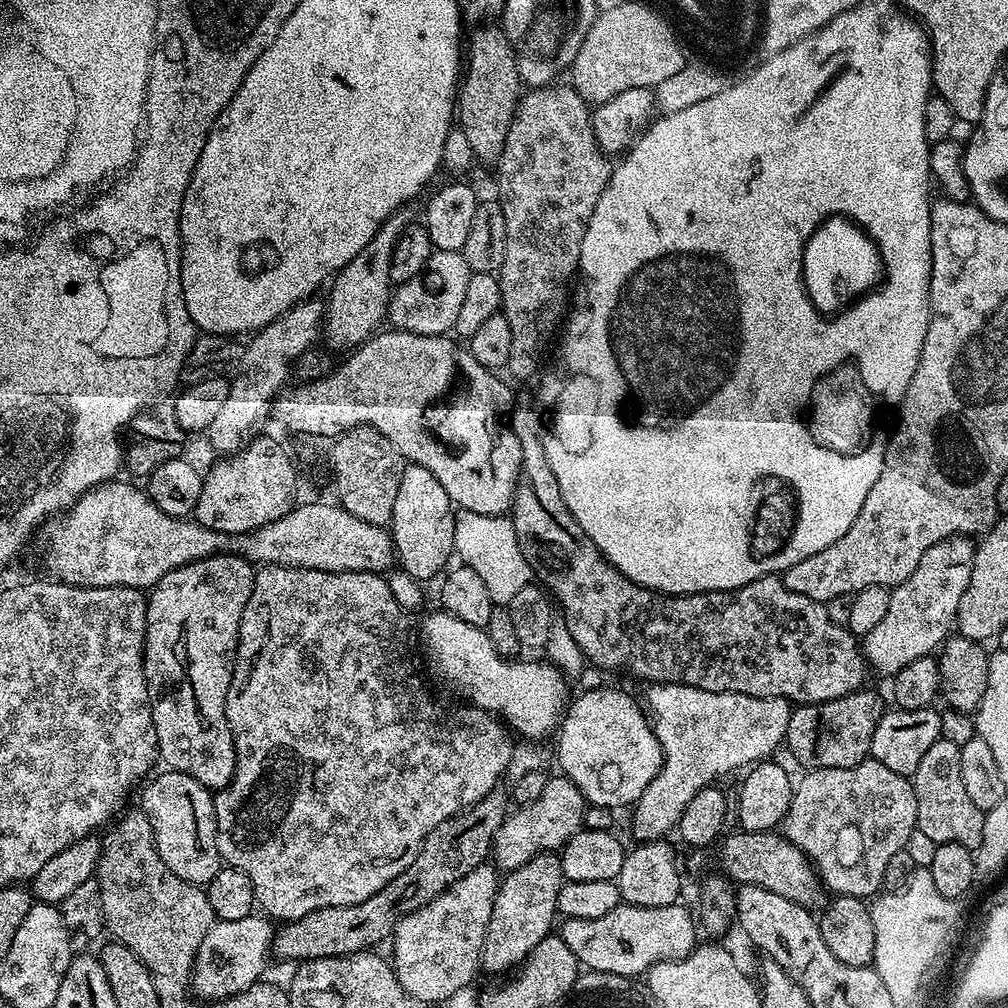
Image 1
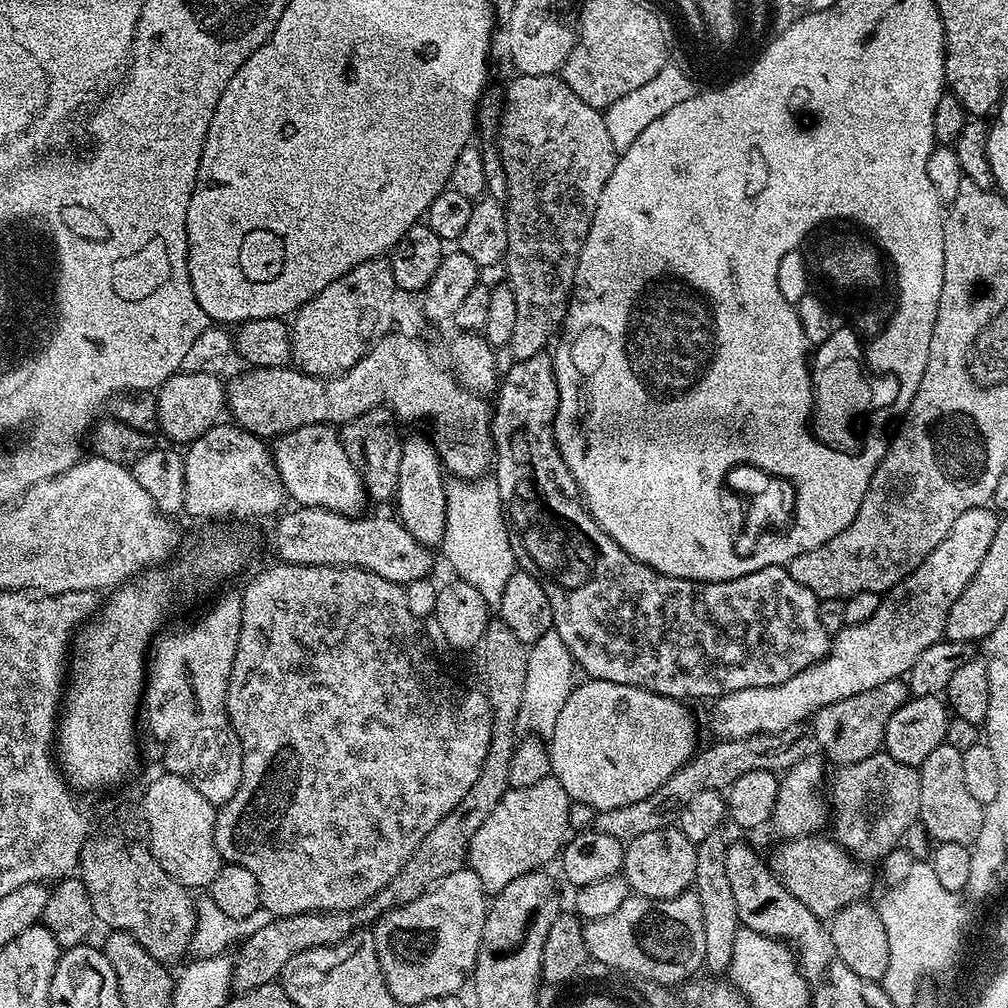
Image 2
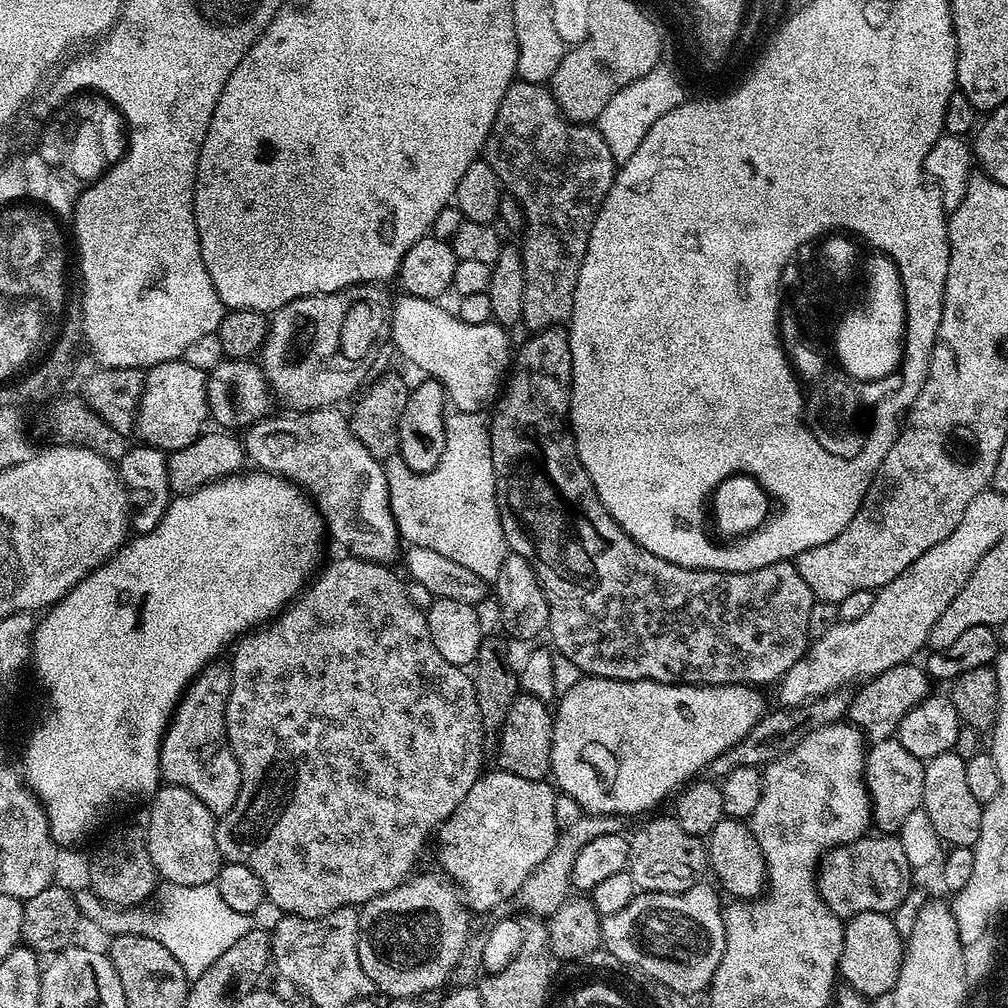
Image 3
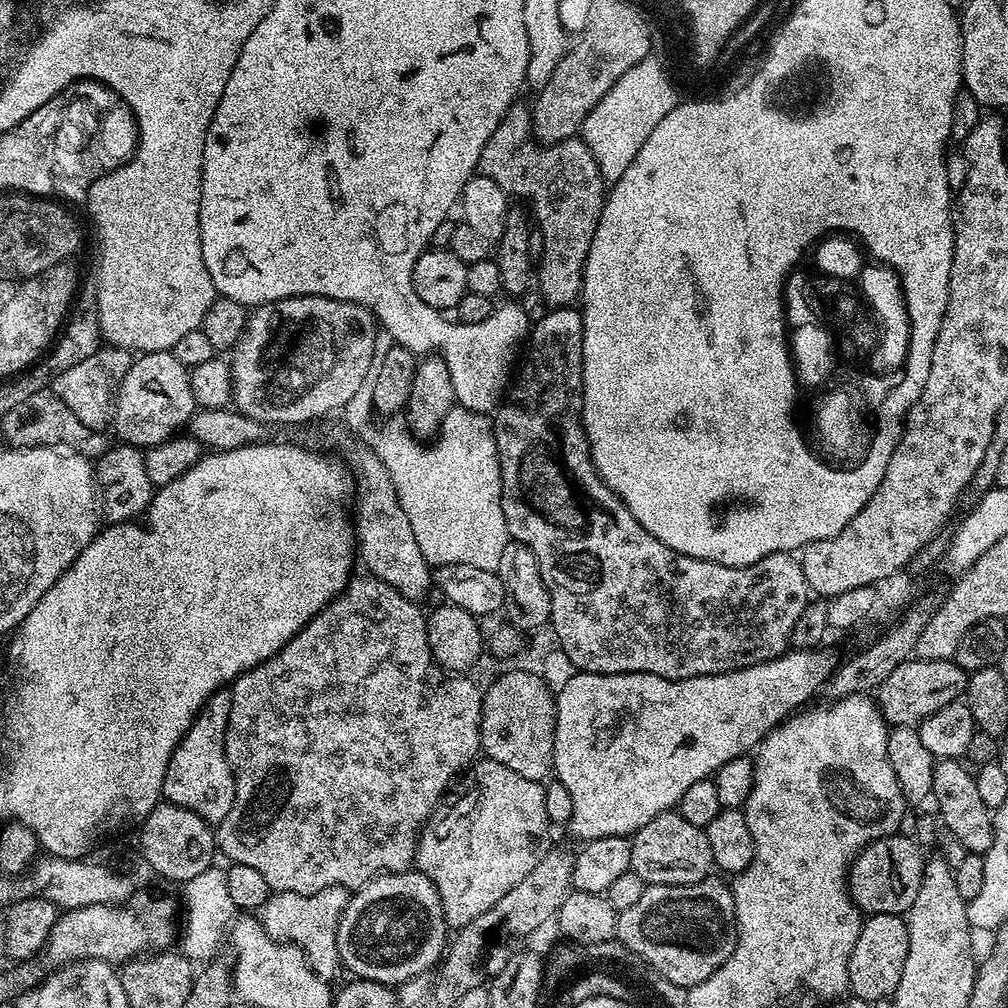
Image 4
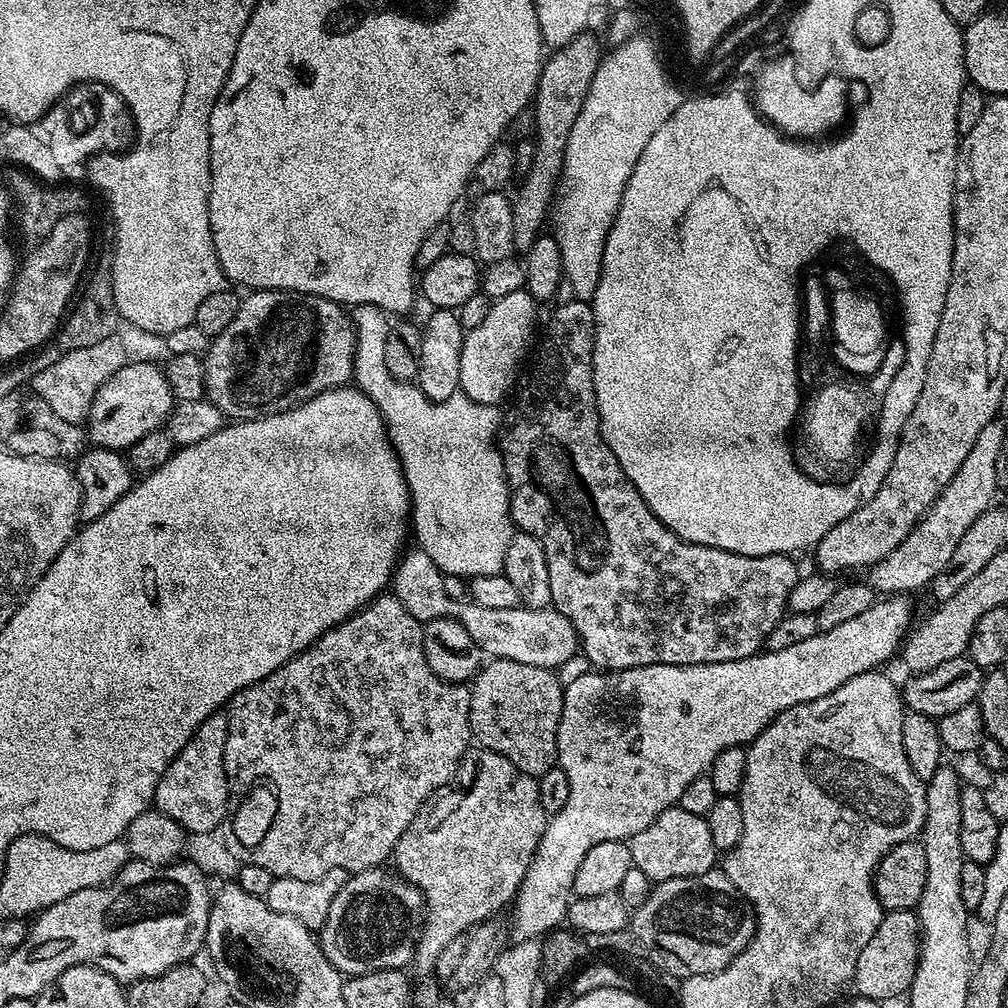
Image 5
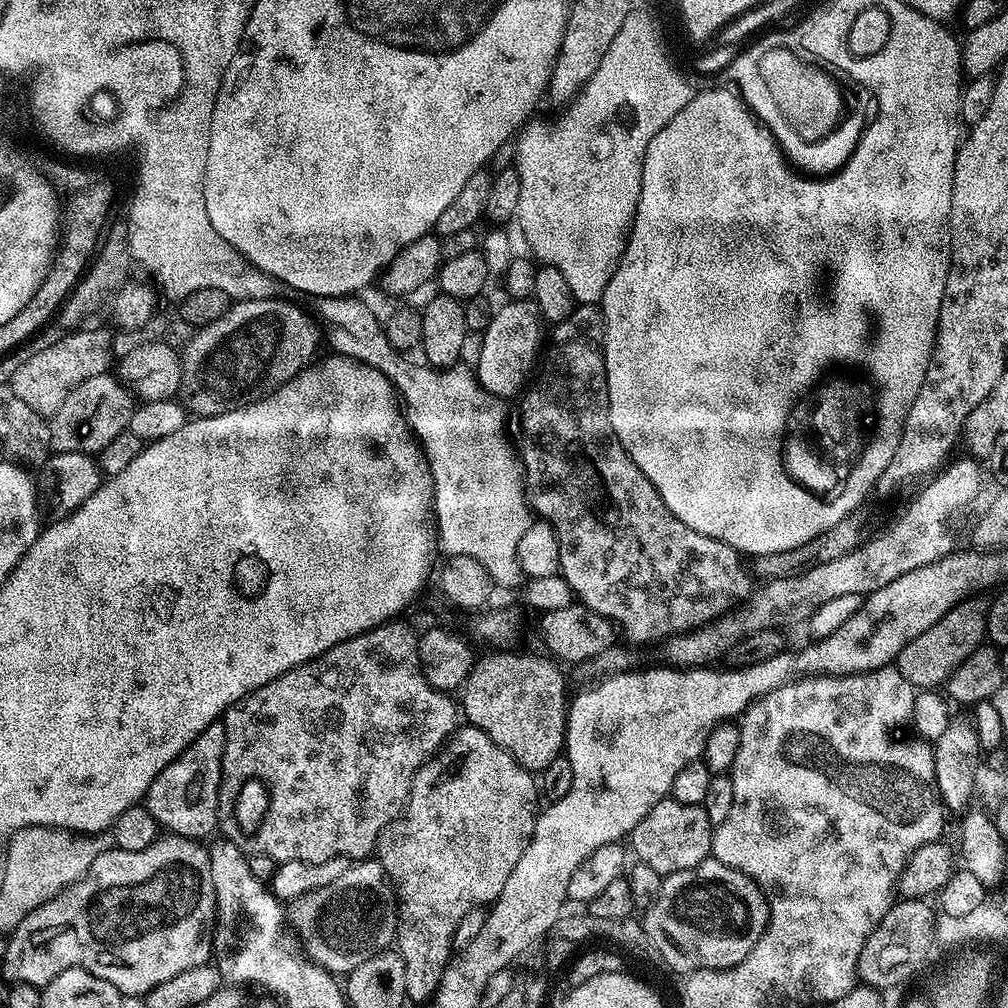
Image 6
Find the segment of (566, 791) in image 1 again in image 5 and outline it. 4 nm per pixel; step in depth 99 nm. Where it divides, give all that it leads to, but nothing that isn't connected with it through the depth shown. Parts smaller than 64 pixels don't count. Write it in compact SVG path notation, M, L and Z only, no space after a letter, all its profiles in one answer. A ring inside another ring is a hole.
M477 747L475 750L469 751L465 755L462 764L465 769L468 767L476 771L472 776L472 781L468 784L468 792L448 792L452 790L444 790L439 794L433 795L431 800L427 800L420 807L418 814L410 822L410 826L406 826L402 838L398 838L394 853L394 861L396 860L396 865L394 865L395 871L403 876L405 880L409 880L424 895L426 919L423 921L422 931L416 941L416 955L414 957L414 969L416 968L416 972L420 976L431 977L435 973L438 954L442 954L442 946L446 946L446 942L450 942L459 936L464 936L465 933L475 928L477 924L484 923L485 920L493 919L497 914L500 914L496 912L502 911L504 907L505 911L515 901L516 892L520 889L522 878L526 874L526 870L538 850L538 842L542 838L546 823L546 813L542 810L542 806L538 802L537 777L518 770L518 766L514 766L514 762L510 762L502 754L489 752L488 749L482 747Z

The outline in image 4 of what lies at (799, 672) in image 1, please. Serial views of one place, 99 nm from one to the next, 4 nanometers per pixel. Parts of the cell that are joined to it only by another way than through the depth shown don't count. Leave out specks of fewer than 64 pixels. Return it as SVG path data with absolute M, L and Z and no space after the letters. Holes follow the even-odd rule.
M565 306L562 308L552 308L541 318L540 321L533 323L530 328L530 335L526 340L526 352L528 348L528 357L524 360L524 369L515 377L514 383L511 385L510 391L507 393L506 399L495 409L494 415L491 417L492 433L496 439L496 449L498 450L498 458L500 459L500 501L502 502L502 514L506 518L506 526L508 527L509 537L515 543L530 546L530 550L534 550L534 558L538 558L538 570L542 574L542 582L546 582L546 586L550 590L550 606L552 607L552 619L550 628L556 631L555 643L558 647L566 652L567 657L574 662L577 670L582 672L597 672L598 674L622 674L623 672L645 672L646 674L658 674L662 678L670 678L671 680L685 680L686 678L698 678L699 676L709 676L710 674L726 674L734 670L742 670L746 666L754 666L762 662L770 662L774 658L783 656L790 648L790 634L794 630L794 625L798 622L798 617L802 615L802 610L806 610L810 599L810 589L806 582L806 574L802 574L802 566L799 559L790 552L775 552L766 558L762 558L757 564L751 564L743 568L742 566L722 566L718 562L710 562L702 558L690 558L681 552L675 552L670 546L666 546L666 542L662 542L639 524L634 518L634 514L630 514L630 510L626 507L623 500L617 493L613 492L607 484L600 478L597 472L592 456L588 452L588 440L584 436L584 425L580 421L580 408L584 405L584 379L582 378L582 334L584 333L584 314L579 307Z

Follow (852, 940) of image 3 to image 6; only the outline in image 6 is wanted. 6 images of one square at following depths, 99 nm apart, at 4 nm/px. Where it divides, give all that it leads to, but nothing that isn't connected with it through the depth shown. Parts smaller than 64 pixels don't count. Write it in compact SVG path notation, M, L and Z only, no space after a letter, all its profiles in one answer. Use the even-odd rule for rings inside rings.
M903 898L893 903L859 954L857 977L863 985L877 990L894 988L923 966L932 950L938 927L937 915L934 916L929 906L927 901Z

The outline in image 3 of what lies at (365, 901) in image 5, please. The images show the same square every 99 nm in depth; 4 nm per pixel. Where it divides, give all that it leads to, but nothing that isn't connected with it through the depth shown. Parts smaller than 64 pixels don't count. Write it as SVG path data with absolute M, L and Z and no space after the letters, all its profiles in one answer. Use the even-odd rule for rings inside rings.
M428 872L425 876L413 875L394 890L368 900L359 909L358 962L362 962L366 978L370 978L379 991L381 988L385 997L398 1000L424 998L427 992L442 987L451 978L452 971L459 966L468 948L469 909L460 889L447 876L436 872Z

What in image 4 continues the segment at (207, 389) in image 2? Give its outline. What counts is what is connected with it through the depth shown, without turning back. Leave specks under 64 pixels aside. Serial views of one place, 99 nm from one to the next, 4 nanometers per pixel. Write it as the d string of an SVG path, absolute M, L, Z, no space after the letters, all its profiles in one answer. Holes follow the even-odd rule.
M172 351L145 352L133 359L129 372L120 384L115 394L114 407L111 413L111 427L116 427L119 439L135 448L152 448L158 442L166 442L171 436L177 435L187 425L189 418L197 412L194 390L190 390L190 368L178 362Z

